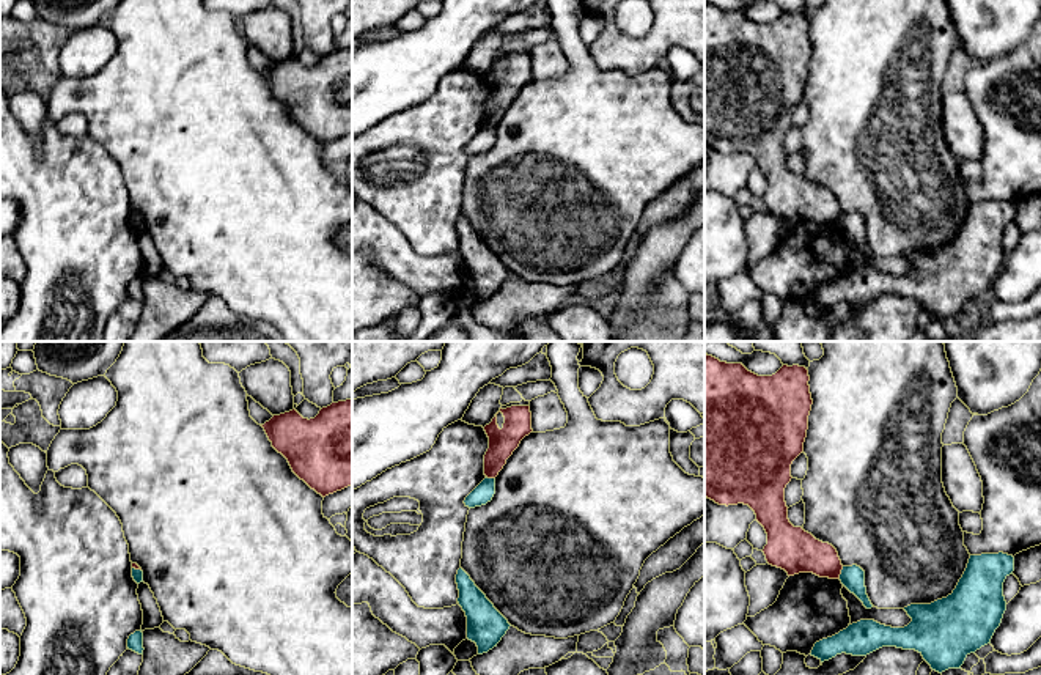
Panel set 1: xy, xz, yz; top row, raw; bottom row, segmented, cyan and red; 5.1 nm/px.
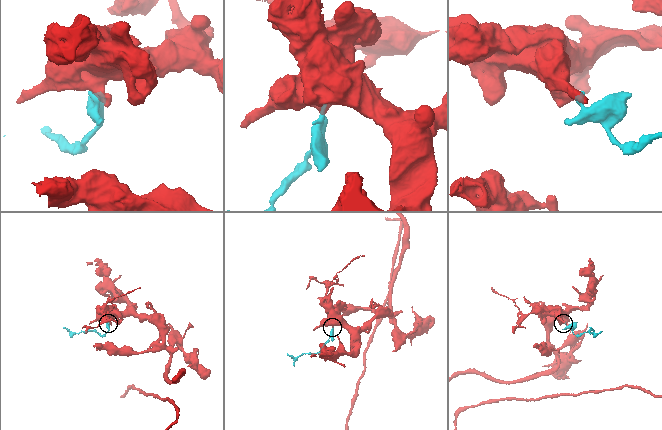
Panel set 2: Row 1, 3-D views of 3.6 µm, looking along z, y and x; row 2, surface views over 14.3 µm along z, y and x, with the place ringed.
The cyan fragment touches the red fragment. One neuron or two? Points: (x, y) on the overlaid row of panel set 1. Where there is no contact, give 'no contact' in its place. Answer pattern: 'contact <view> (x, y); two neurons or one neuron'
contact yz (842, 573); two neurons

